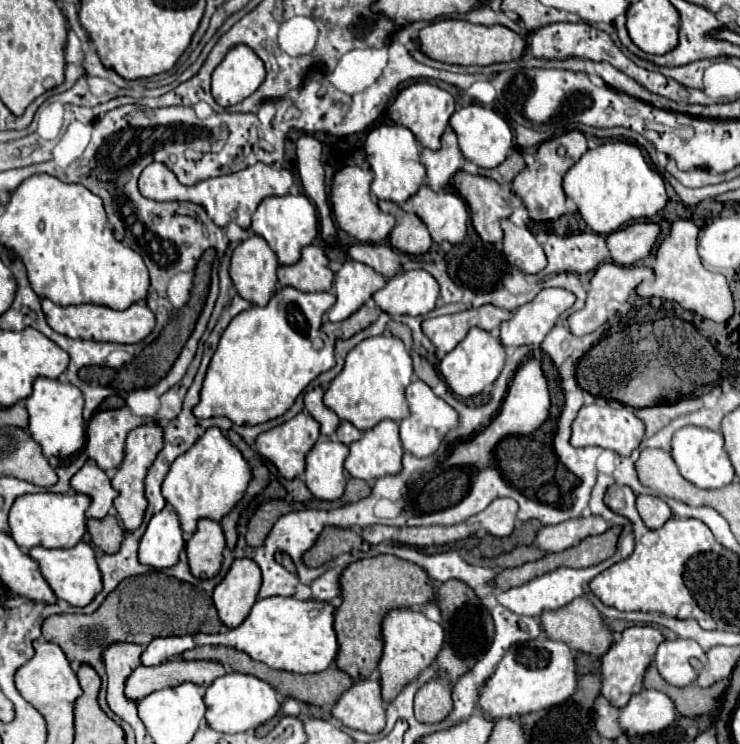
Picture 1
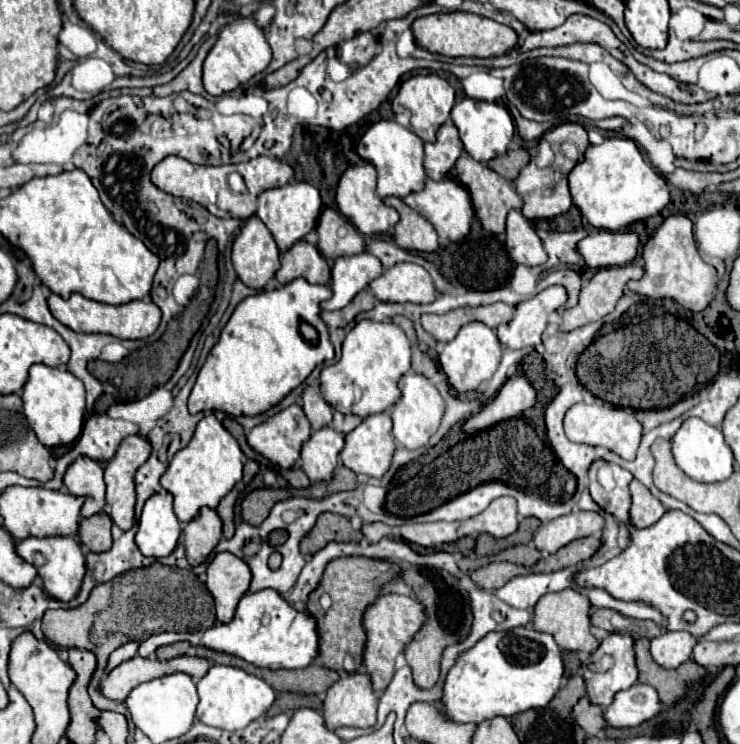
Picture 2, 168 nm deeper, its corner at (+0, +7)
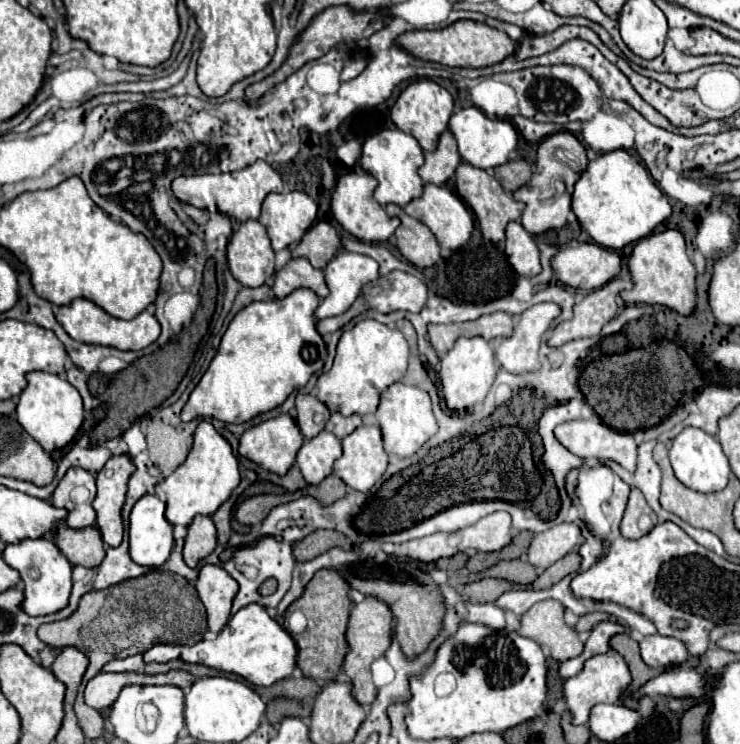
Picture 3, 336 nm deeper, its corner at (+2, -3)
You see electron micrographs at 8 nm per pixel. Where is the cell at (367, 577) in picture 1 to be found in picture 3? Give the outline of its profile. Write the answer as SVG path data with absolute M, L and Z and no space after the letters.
M319 570L311 582L305 586L303 594L287 608L285 612L285 626L287 616L293 610L301 610L307 616L307 630L303 634L293 634L293 640L299 648L297 654L297 668L303 672L303 676L309 676L313 680L335 680L341 672L343 658L349 650L345 642L345 628L349 620L349 584L343 580L343 576L335 570Z

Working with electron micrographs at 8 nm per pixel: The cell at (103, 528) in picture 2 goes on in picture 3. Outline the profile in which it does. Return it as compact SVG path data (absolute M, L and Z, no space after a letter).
M59 524L53 532L53 542L73 566L95 568L105 558L105 546L101 534L93 526L73 530L65 524Z

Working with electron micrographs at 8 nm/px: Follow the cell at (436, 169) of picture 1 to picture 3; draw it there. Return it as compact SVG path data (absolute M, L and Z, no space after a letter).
M445 130L439 138L439 146L433 152L425 154L425 164L419 168L419 176L423 182L431 182L443 186L455 174L461 156L457 152L457 142L451 130Z

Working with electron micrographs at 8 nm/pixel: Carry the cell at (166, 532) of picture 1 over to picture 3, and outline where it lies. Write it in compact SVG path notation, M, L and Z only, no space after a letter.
M145 494L129 516L129 554L141 566L159 568L173 550L173 526L165 518L165 504L155 494Z

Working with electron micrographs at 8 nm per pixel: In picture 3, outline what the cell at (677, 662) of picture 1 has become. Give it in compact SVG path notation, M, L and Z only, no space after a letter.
M653 634L653 636L647 636L639 646L641 646L641 658L647 666L669 668L669 666L683 664L689 658L685 644L677 638L665 638L665 636Z

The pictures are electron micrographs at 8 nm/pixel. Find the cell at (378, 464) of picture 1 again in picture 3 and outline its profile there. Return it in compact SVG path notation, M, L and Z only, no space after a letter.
M379 426L355 428L341 440L343 454L335 460L333 472L353 490L369 492L387 468Z

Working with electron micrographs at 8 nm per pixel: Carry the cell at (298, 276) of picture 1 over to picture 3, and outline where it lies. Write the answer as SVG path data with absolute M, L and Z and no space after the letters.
M293 258L287 262L285 268L277 270L273 292L277 298L285 298L297 288L309 288L319 298L325 298L329 294L323 270L317 270L311 266L307 258Z

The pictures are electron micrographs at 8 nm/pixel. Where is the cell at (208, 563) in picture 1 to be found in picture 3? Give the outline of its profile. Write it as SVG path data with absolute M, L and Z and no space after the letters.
M195 516L187 528L183 558L187 566L195 568L201 558L207 558L217 546L217 530L211 516Z

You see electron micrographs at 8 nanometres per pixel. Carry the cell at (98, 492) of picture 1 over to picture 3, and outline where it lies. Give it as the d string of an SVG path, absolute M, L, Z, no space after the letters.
M69 468L67 474L61 478L59 486L55 488L53 496L51 496L53 506L67 510L65 524L69 528L87 528L87 526L95 524L95 510L91 506L93 500L95 500L95 478L83 468Z

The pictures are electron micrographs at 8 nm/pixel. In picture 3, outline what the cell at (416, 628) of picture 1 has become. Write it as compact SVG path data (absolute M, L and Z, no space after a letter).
M373 596L365 598L363 602L359 602L351 608L349 624L347 624L347 632L345 632L345 638L349 642L349 652L345 654L345 660L343 660L343 672L351 678L353 696L361 706L369 706L377 696L377 688L371 680L369 664L387 652L387 648L391 644L391 638L389 638L391 626L393 626L393 616L391 616L389 606Z

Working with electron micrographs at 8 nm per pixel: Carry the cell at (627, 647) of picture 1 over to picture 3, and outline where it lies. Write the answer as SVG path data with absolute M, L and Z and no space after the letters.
M611 648L605 654L591 656L577 676L567 678L563 682L563 698L565 698L571 714L573 714L571 722L573 724L585 724L589 718L589 710L599 702L605 702L605 704L619 702L621 692L629 686L629 682L631 682L631 674L629 674L629 668L627 668L623 656L619 652L615 652Z

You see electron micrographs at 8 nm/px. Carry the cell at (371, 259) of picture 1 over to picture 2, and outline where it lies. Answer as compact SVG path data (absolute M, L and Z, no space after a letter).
M327 208L317 224L319 250L325 258L361 254L367 248L365 238L335 210Z

